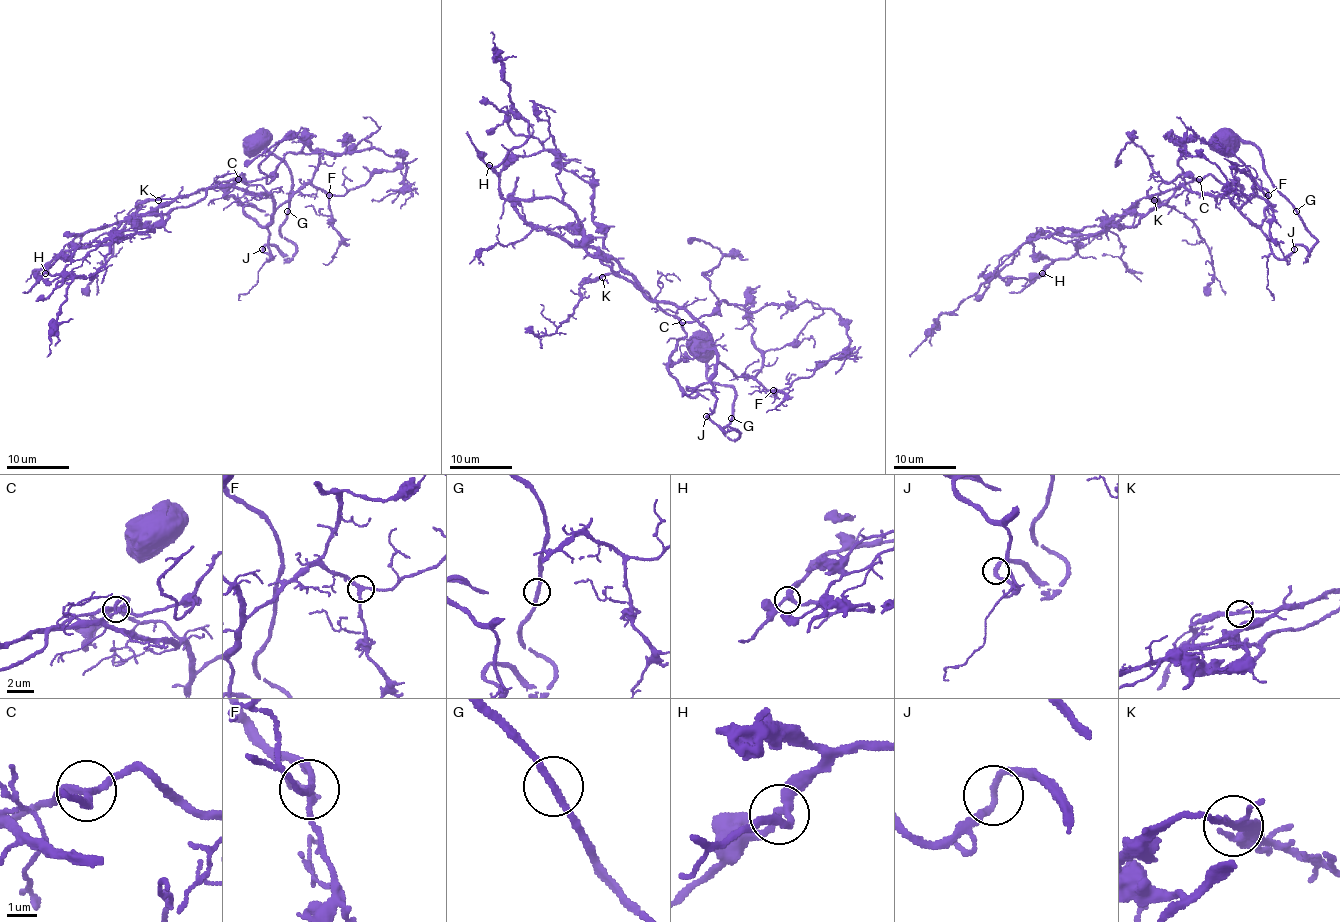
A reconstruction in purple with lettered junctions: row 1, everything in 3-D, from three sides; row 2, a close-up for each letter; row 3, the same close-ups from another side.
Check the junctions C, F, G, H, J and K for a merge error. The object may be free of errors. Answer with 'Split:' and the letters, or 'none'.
Split: none

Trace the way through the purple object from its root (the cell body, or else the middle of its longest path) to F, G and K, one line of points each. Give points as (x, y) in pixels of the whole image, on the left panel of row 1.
F: (256, 141), (292, 179), (281, 234), (295, 253), (267, 245), (271, 259), (271, 215), (309, 184), (329, 195)
G: (256, 141), (260, 141), (289, 169), (292, 190), (287, 210)
K: (256, 141), (292, 179), (281, 226), (290, 257), (264, 251), (271, 259), (271, 195), (207, 187), (158, 199)

